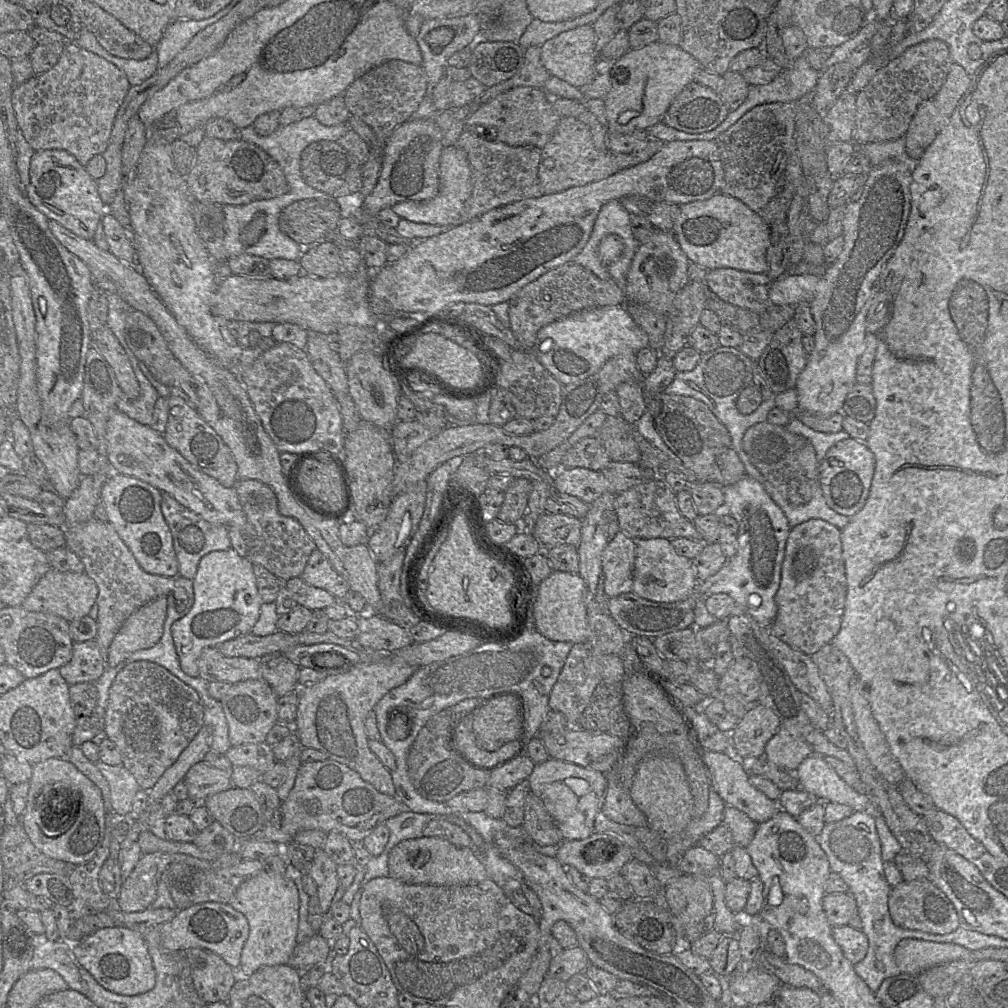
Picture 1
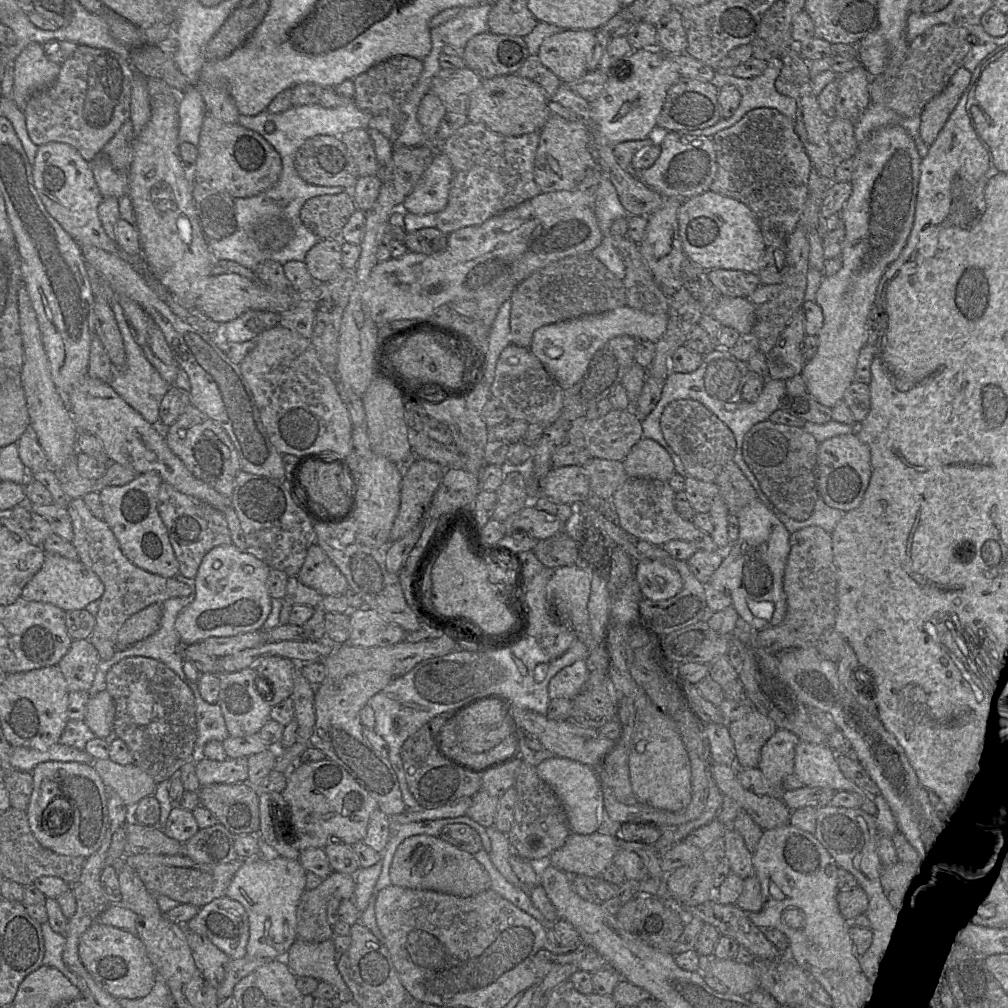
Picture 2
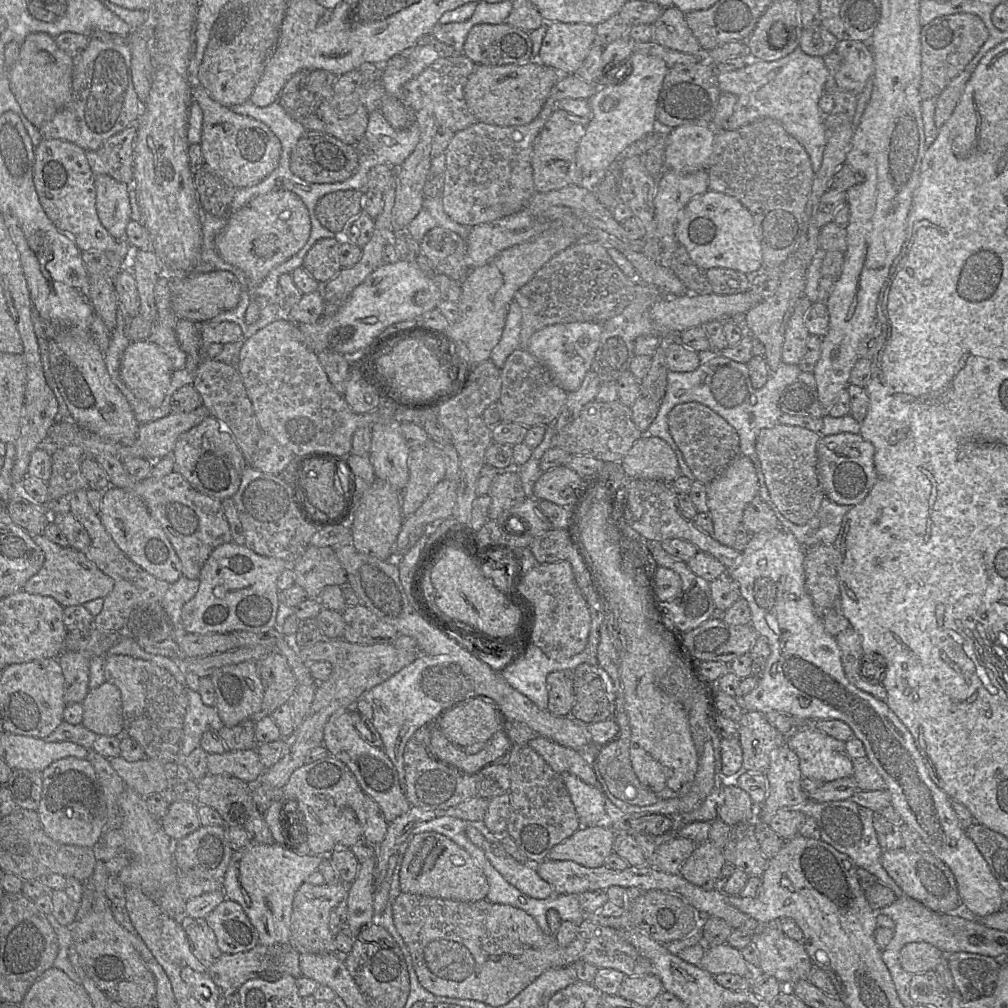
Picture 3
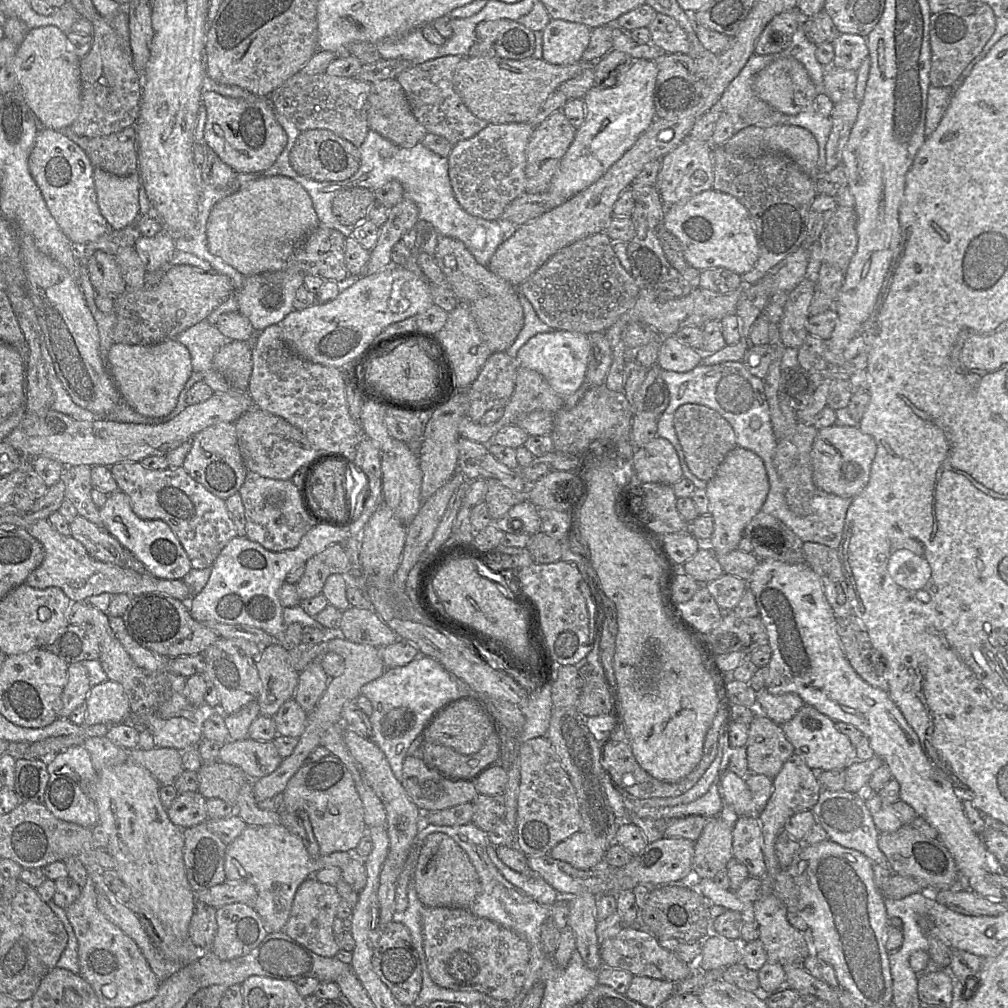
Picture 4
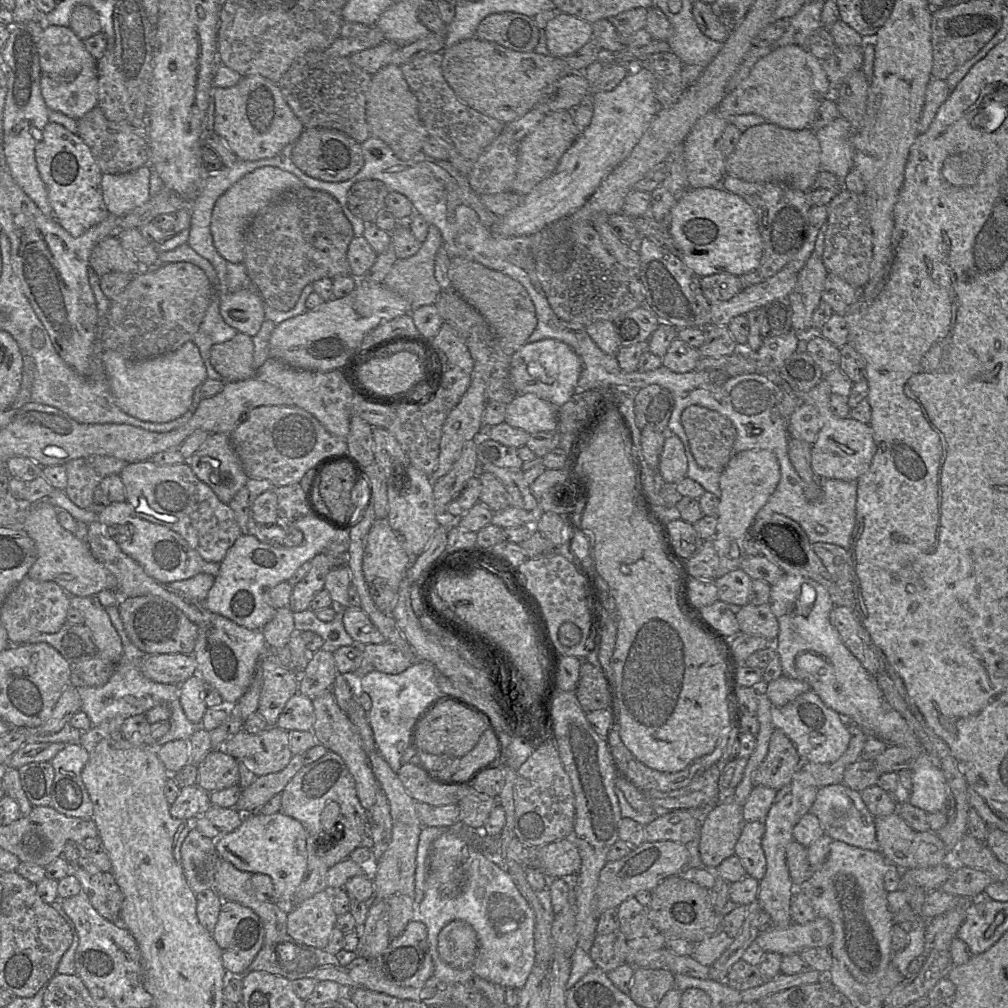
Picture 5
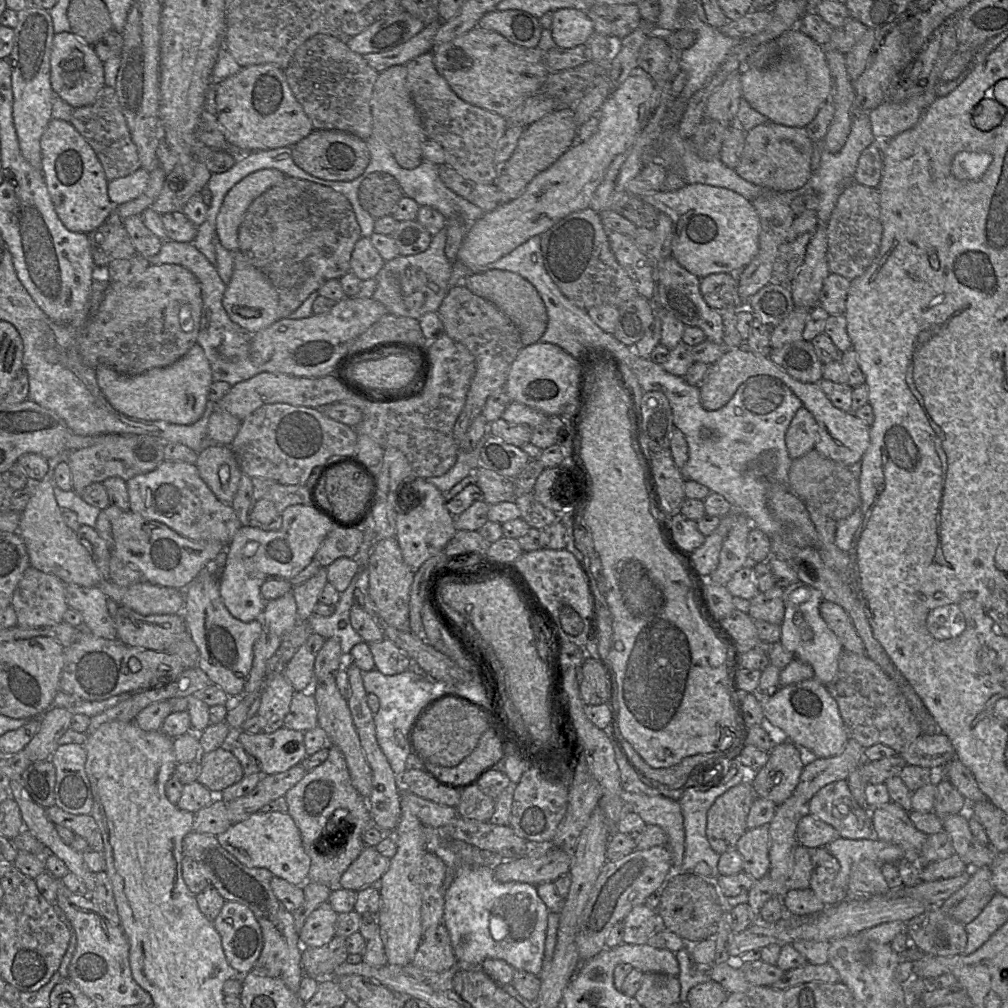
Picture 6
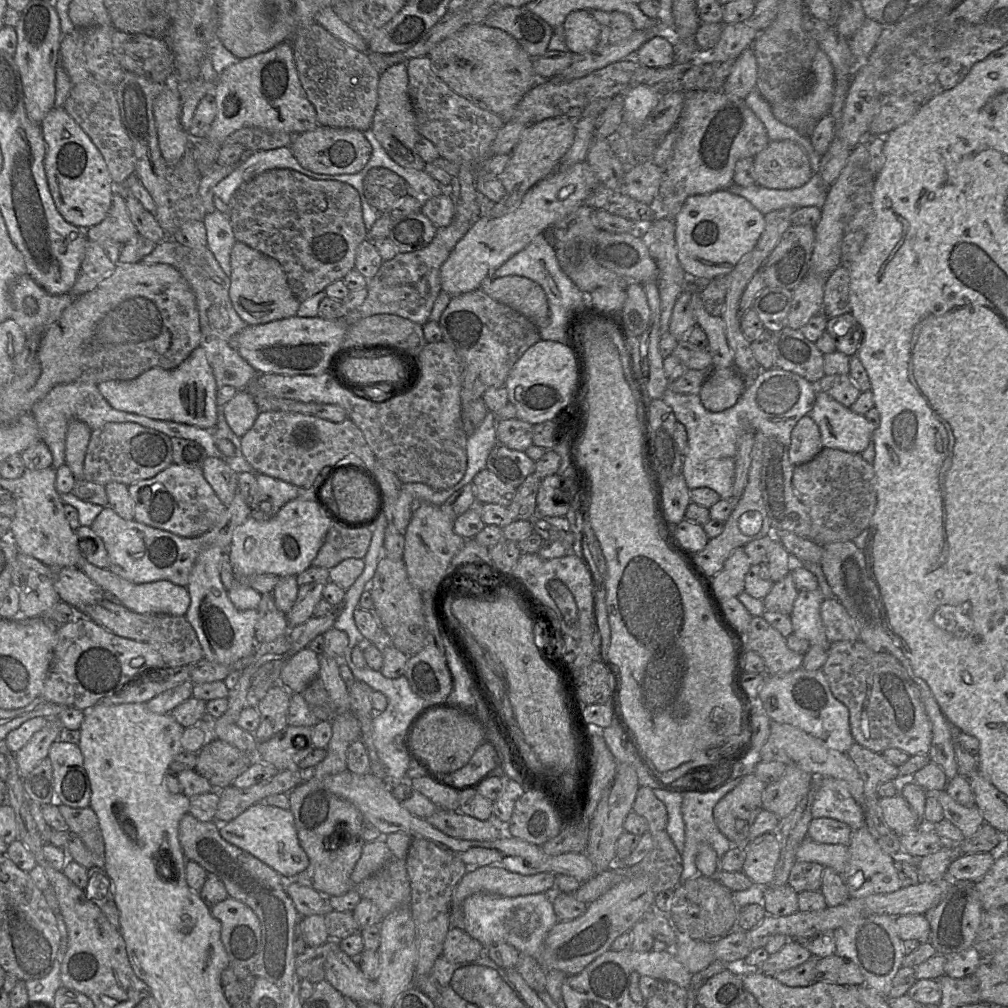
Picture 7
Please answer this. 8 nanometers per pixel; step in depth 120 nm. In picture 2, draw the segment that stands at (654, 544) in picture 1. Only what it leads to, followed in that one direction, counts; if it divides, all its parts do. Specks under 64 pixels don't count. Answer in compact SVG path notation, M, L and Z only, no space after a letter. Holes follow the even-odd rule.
M645 559L635 564L636 579L642 599L652 601L668 600L676 596L683 587L677 570L658 560Z

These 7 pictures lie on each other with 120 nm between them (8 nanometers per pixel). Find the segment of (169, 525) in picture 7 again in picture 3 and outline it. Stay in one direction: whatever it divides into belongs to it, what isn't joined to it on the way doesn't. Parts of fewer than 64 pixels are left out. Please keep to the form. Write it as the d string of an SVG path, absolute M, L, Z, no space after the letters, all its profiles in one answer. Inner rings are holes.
M102 453L94 459L106 472L112 487L131 489L144 501L150 514L167 534L181 561L182 575L185 577L199 579L201 569L212 551L232 541L231 528L223 511L222 500L198 491L181 473L173 471L161 479L147 477L141 481L135 481L119 458Z

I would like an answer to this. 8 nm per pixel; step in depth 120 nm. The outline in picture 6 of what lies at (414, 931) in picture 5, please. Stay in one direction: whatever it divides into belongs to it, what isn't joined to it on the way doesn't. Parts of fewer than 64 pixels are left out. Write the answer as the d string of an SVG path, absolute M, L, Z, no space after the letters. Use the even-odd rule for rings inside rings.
M440 924L424 933L411 964L428 971L443 972L457 962L449 932Z

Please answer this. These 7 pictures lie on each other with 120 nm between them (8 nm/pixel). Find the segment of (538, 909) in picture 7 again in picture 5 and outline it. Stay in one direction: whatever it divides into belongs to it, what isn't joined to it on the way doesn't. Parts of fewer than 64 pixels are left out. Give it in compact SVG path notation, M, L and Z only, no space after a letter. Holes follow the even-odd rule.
M453 825L432 844L432 854L452 858L462 868L461 892L455 897L442 896L427 876L424 896L417 908L417 918L427 928L427 941L434 963L433 977L441 982L458 983L475 975L507 989L522 989L535 964L535 913L521 895L506 869L487 859L480 851L481 831ZM453 920L469 923L477 933L478 952L471 968L457 970L446 964L437 951L440 930Z

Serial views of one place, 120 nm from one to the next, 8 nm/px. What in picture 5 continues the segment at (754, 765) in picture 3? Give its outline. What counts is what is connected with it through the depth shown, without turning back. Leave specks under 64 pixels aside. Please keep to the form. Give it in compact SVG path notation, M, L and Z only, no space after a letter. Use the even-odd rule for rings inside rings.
M775 729L765 759L752 773L753 786L765 786L778 791L790 782L802 763L792 741L781 730Z

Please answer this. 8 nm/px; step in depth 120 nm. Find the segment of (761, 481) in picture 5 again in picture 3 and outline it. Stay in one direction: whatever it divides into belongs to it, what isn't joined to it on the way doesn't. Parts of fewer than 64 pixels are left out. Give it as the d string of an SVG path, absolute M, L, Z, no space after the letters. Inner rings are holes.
M742 454L712 482L706 485L708 513L714 525L713 538L719 543L733 547L737 529L742 524L743 513L748 504L759 496L760 485L756 469L750 458Z

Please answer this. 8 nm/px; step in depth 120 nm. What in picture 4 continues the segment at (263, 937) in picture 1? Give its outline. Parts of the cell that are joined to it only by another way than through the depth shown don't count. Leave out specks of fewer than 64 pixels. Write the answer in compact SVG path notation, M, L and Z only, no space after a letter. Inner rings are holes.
M281 823L246 826L244 831L226 847L224 871L226 881L240 881L255 886L257 898L253 908L261 917L269 934L284 929L295 893L303 881L321 869L342 868L353 856L350 852L334 852L313 859L309 856L302 840Z

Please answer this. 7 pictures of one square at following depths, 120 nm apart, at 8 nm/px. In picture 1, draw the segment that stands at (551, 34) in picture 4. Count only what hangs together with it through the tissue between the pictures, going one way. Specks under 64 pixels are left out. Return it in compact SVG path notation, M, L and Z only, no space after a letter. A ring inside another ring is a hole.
M582 25L560 33L541 46L541 62L551 76L580 88L593 80L594 65L599 55L595 52L595 32L592 25Z

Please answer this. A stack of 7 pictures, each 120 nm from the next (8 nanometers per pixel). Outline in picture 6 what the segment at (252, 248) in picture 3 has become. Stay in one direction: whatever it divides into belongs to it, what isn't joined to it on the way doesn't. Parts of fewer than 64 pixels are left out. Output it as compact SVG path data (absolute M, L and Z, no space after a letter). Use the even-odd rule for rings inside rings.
M262 169L245 176L227 192L216 217L216 234L225 249L239 250L238 229L249 205L284 178L277 169Z

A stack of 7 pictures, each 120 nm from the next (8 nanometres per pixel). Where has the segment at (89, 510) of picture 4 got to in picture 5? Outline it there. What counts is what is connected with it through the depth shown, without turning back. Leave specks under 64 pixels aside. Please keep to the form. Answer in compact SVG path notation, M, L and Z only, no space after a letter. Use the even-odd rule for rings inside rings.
M100 455L71 460L64 464L67 472L64 492L78 507L91 510L93 493L101 480L111 474L120 475L128 464L112 456Z

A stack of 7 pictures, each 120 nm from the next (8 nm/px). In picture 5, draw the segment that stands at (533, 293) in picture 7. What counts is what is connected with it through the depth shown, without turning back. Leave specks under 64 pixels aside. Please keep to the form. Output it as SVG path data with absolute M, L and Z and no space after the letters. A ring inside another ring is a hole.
M462 257L450 259L452 289L486 320L503 352L511 356L522 347L537 326L535 306L524 286L506 274Z

